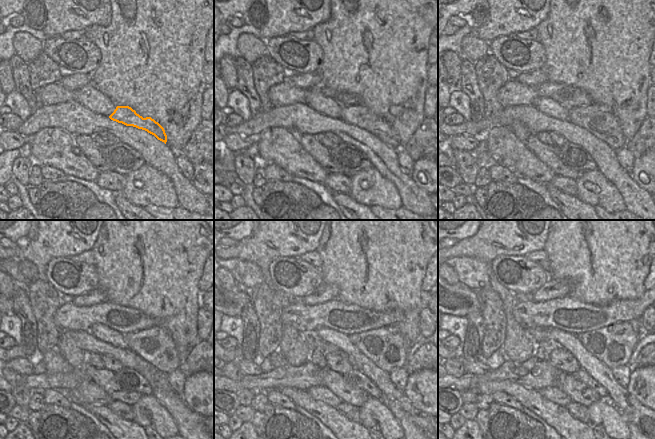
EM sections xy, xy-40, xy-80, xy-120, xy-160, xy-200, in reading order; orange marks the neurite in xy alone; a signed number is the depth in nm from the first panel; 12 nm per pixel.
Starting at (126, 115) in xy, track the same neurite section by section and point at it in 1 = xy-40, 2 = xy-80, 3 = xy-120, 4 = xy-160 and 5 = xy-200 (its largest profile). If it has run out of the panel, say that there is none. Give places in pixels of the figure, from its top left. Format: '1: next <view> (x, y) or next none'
1: next xy-40 (360, 116)
2: next xy-80 (599, 120)
3: next xy-120 (156, 346)
4: next xy-160 (386, 347)
5: next xy-200 (613, 345)

